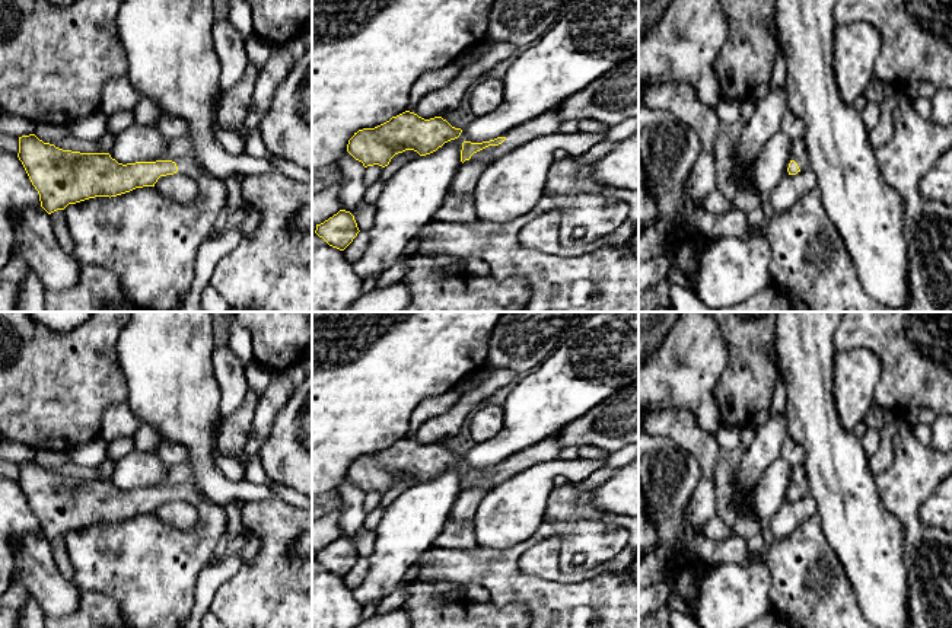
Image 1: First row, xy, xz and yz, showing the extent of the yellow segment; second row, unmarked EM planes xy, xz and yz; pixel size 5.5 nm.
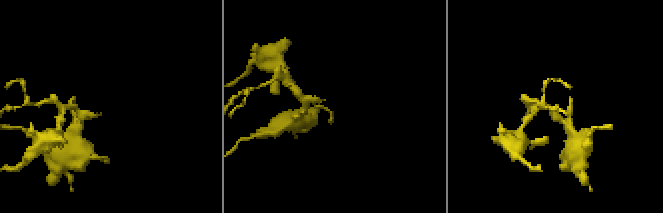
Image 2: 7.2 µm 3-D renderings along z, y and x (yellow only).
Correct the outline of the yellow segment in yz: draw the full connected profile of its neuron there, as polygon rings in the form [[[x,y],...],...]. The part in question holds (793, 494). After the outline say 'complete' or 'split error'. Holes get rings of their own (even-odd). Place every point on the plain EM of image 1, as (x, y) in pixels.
[[[795,465],[792,468],[792,479],[787,491],[787,500],[796,501],[809,494],[808,478],[803,465]]]; split error

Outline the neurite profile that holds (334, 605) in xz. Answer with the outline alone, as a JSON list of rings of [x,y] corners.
[[[312,558],[312,628],[356,628],[362,613],[363,605],[343,577]]]

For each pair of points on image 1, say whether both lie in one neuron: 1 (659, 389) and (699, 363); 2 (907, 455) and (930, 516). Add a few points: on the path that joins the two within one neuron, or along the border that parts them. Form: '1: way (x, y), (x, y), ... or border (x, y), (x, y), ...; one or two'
1: way (669, 379), (680, 375), (688, 366); one
2: border (936, 484), (919, 510), (919, 519), (929, 531); two

